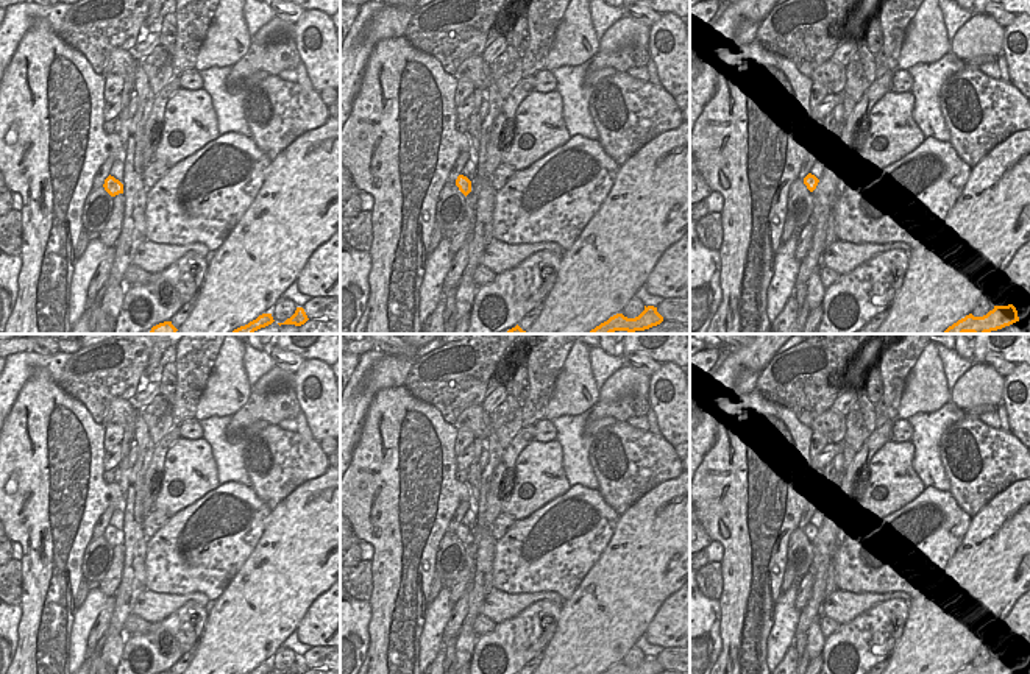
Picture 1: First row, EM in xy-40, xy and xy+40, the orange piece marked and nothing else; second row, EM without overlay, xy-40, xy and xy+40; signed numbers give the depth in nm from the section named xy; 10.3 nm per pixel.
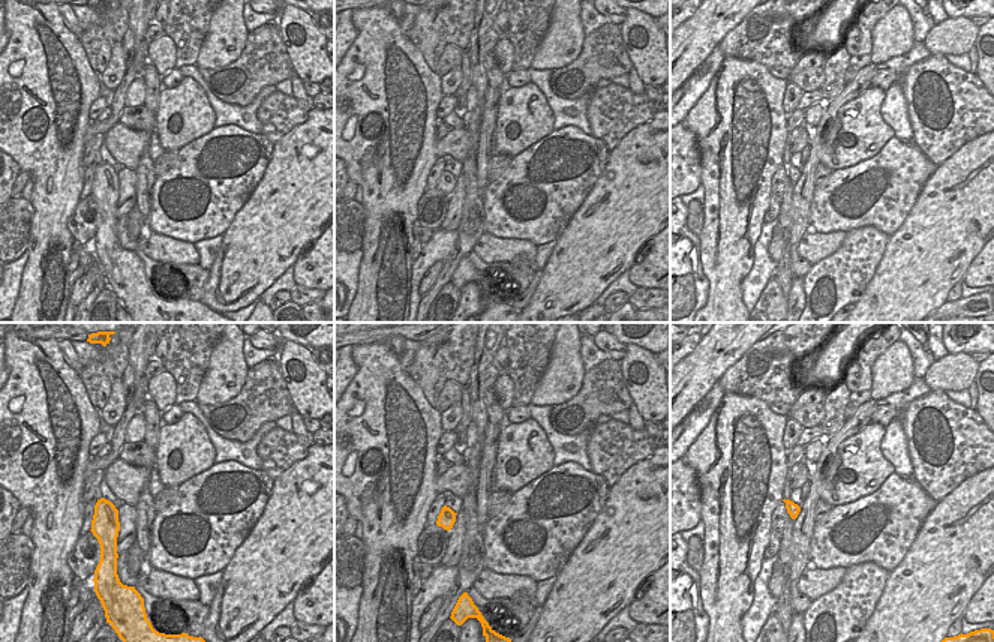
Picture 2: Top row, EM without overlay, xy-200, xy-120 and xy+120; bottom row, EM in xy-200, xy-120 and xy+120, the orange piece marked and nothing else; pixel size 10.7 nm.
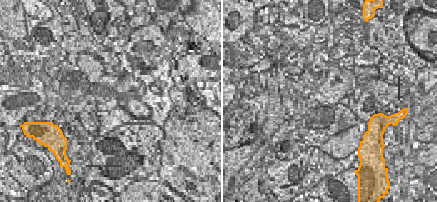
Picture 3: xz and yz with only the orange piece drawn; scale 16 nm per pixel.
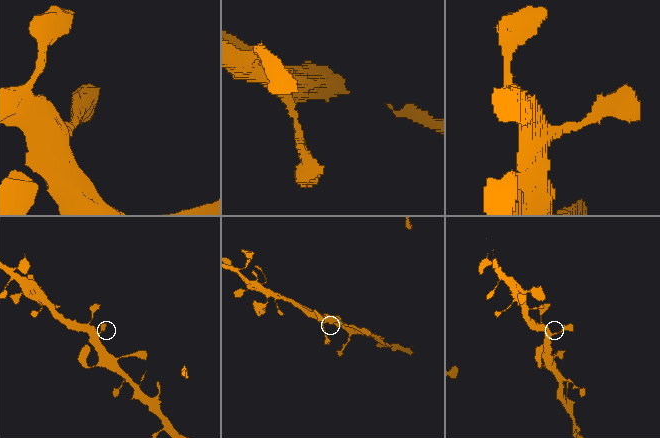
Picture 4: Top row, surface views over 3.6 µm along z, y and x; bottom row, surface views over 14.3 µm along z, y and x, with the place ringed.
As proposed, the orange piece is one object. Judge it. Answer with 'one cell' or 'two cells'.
one cell

